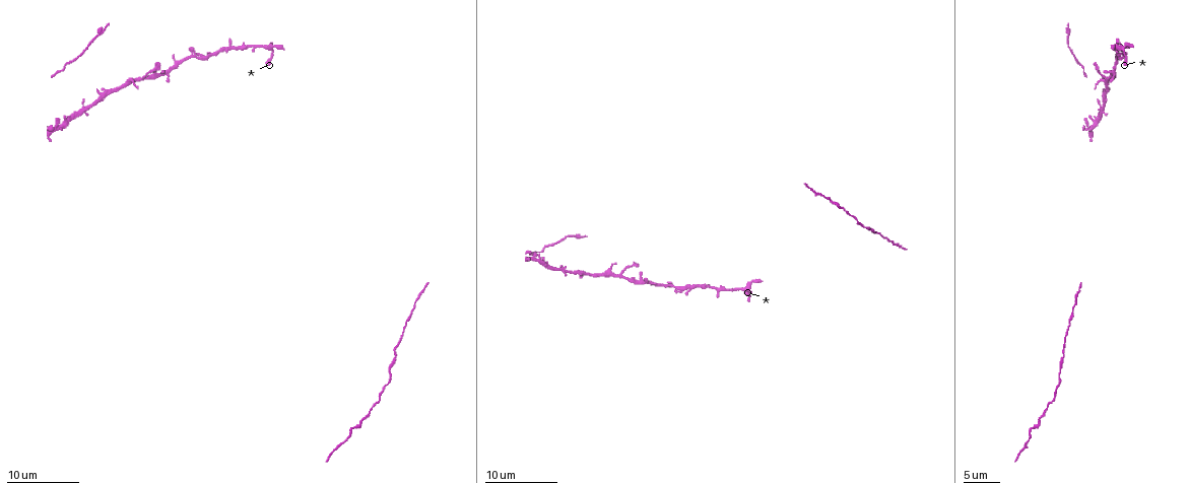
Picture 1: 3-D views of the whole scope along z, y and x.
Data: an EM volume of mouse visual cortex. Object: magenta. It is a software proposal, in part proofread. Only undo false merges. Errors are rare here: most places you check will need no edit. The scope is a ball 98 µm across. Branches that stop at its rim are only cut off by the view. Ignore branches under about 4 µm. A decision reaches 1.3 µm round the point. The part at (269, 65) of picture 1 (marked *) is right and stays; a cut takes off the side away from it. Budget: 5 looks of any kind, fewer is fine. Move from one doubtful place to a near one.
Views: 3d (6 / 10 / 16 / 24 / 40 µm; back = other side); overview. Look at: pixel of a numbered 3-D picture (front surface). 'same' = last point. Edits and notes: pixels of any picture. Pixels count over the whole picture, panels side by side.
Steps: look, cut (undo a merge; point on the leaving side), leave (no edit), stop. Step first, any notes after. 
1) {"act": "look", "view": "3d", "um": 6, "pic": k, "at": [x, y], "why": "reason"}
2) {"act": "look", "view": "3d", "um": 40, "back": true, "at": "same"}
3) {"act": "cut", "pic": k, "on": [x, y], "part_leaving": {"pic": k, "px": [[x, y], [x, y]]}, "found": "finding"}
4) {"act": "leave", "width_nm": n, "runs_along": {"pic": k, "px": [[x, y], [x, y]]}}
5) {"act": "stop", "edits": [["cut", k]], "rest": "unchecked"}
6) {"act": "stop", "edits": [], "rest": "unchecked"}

{"act": "look", "view": "3d", "um": 10, "pic": 1, "at": [1124, 55]}

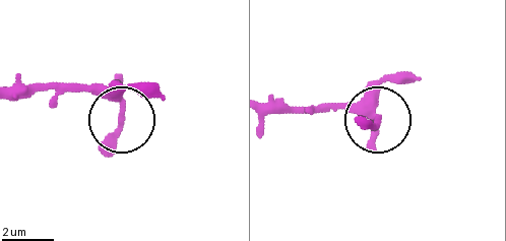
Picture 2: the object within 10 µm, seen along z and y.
{"act": "leave", "width_nm": 250, "found": "all the same cell"}

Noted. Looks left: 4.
{"act": "look", "view": "3d", "um": 10, "pic": 1, "at": [83, 108], "why": "four-way junction"}

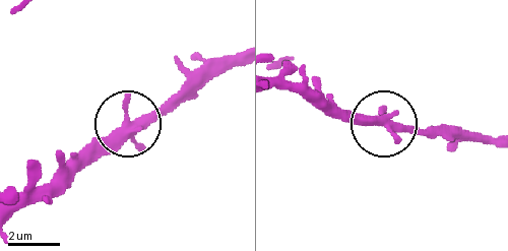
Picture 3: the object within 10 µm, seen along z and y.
{"act": "leave", "found": "all the same cell"}

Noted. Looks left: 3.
{"act": "look", "view": "3d", "um": 10, "pic": 1, "at": [1031, 428], "why": "sudden change in width"}

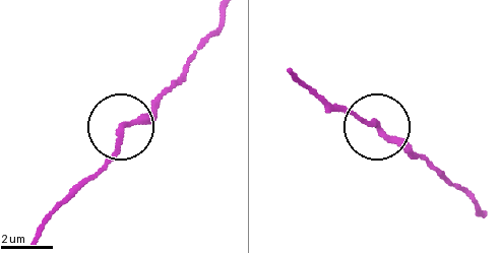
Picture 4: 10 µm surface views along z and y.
{"act": "look", "view": "3d", "um": 10, "back": true, "pic": 4, "at": [121, 130]}

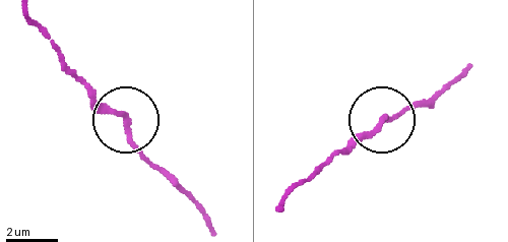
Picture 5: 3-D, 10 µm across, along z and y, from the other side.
{"act": "leave", "runs_along": {"pic": 5, "px": [[278, 208], [294, 188], [353, 149], [383, 118], [429, 103]]}, "found": "all the same cell"}

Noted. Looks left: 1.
{"act": "stop", "edits": [], "rest": "unchecked"}

